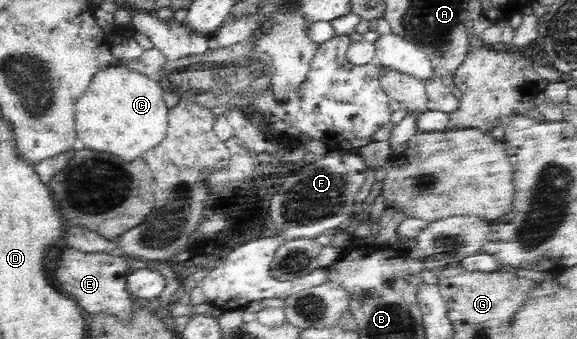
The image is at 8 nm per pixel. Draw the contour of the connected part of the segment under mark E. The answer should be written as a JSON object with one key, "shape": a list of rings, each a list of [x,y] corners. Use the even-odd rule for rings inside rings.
{"shape":[[[64,246],[60,250],[59,267],[54,270],[52,278],[63,295],[72,297],[78,306],[88,314],[110,311],[118,317],[127,318],[131,306],[136,301],[127,290],[128,262],[125,257],[103,253],[83,252]]]}

